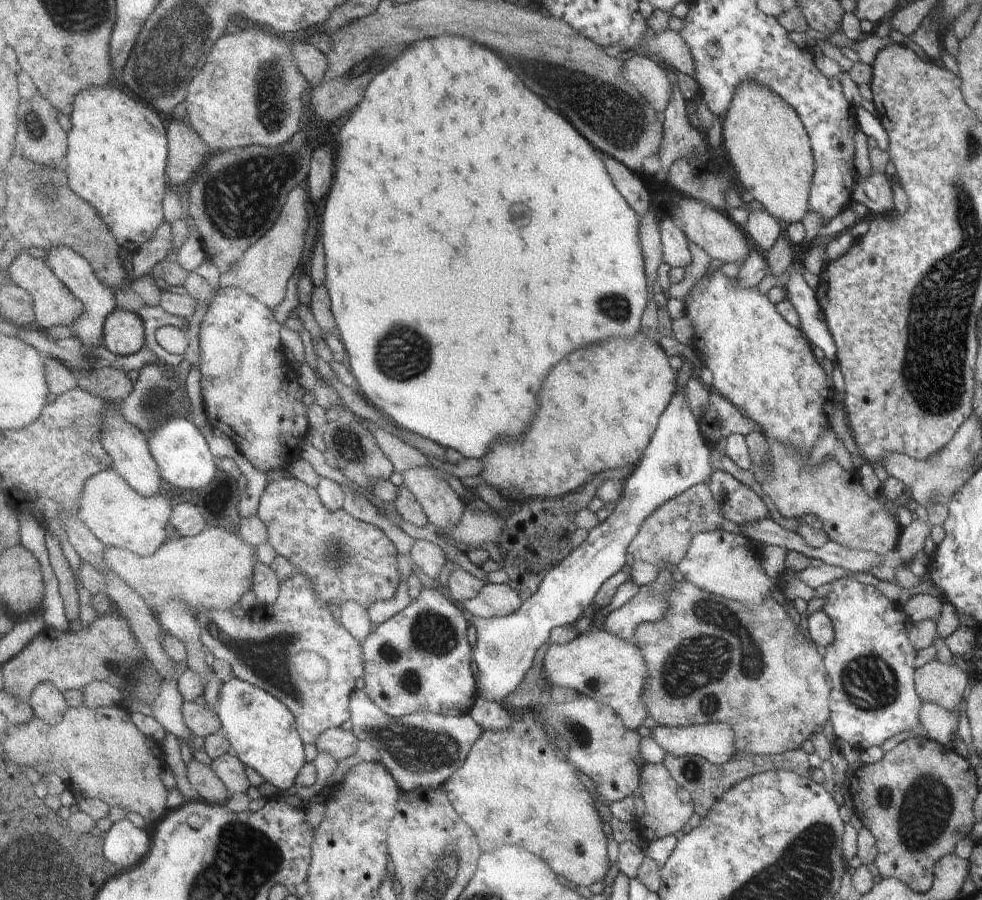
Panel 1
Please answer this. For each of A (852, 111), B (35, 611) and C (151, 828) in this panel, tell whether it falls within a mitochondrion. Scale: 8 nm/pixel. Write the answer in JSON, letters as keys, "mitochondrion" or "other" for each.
{"A":"other","B":"other","C":"other"}

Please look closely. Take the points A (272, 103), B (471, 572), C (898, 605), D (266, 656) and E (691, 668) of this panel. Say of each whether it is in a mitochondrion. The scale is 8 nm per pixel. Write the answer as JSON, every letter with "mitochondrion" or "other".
{"A":"mitochondrion","B":"other","C":"other","D":"mitochondrion","E":"mitochondrion"}

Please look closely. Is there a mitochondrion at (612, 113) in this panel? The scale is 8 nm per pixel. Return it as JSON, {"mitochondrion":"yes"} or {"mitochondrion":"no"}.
{"mitochondrion":"yes"}

